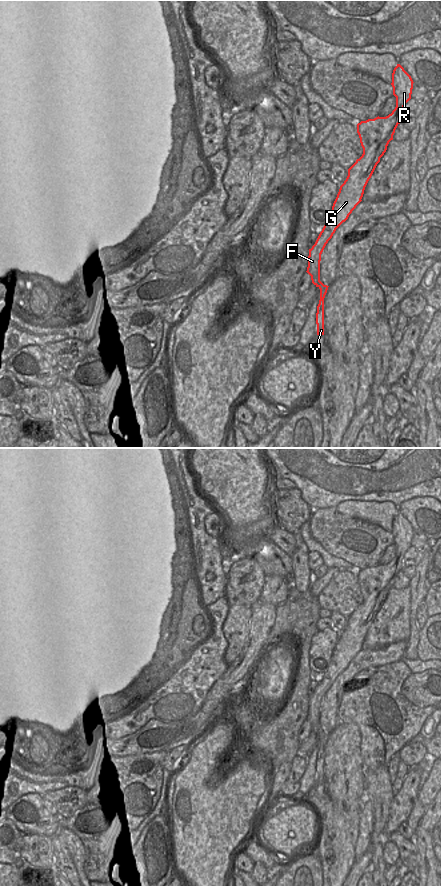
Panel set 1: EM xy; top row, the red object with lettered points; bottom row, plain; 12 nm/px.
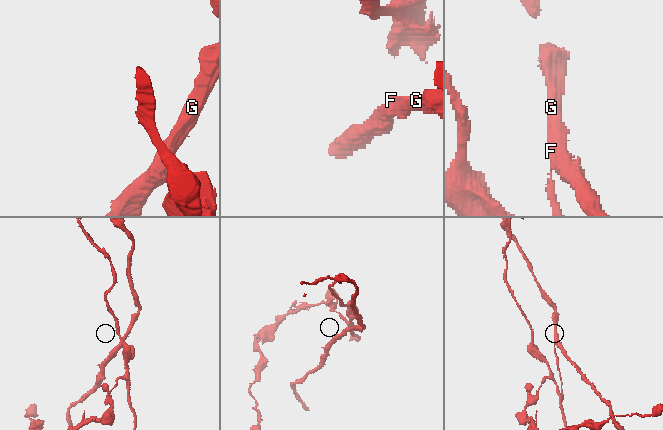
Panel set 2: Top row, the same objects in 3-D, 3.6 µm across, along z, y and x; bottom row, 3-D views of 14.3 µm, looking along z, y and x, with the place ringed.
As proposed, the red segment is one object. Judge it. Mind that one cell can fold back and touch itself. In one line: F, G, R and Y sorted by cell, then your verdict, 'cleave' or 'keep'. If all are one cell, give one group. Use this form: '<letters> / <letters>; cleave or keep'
F G R / Y; cleave

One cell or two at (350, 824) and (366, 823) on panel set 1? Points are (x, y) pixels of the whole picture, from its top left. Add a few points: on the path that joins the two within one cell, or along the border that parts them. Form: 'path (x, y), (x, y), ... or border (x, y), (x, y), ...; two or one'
border (360, 807), (359, 833), (354, 847); two

